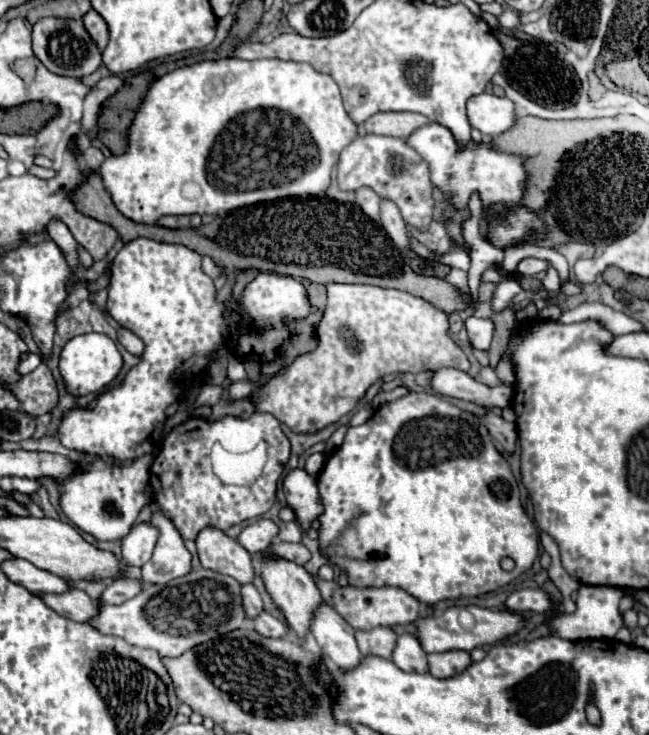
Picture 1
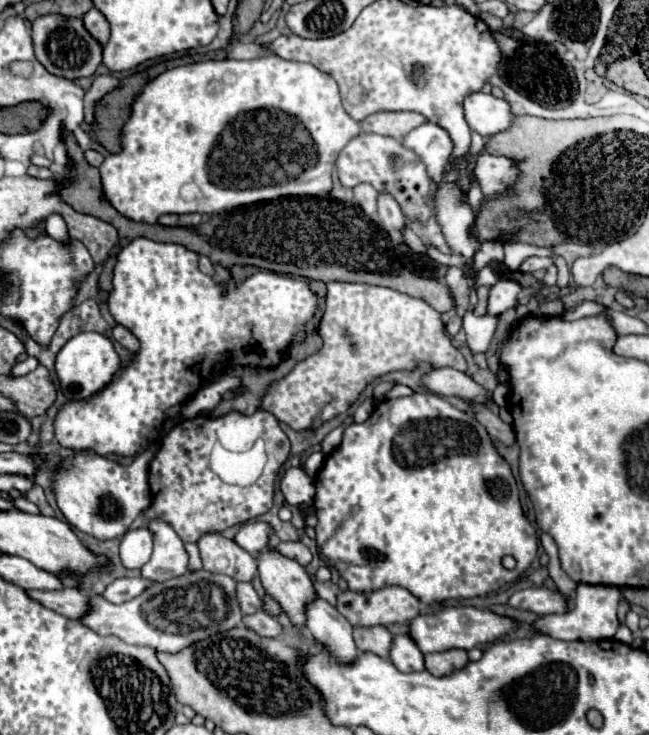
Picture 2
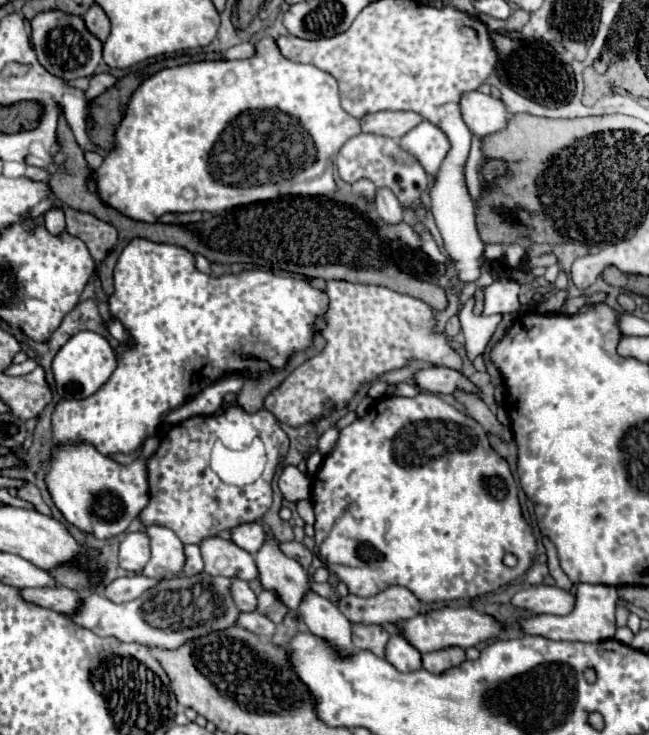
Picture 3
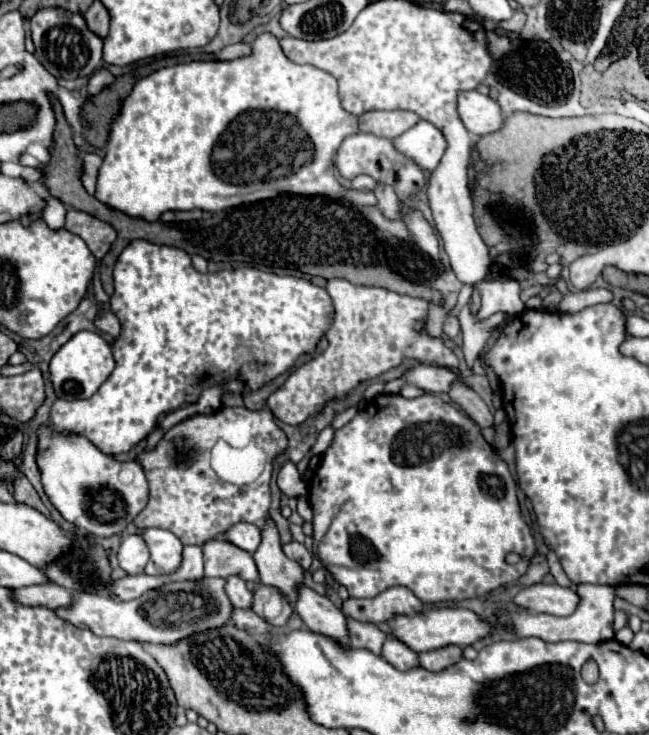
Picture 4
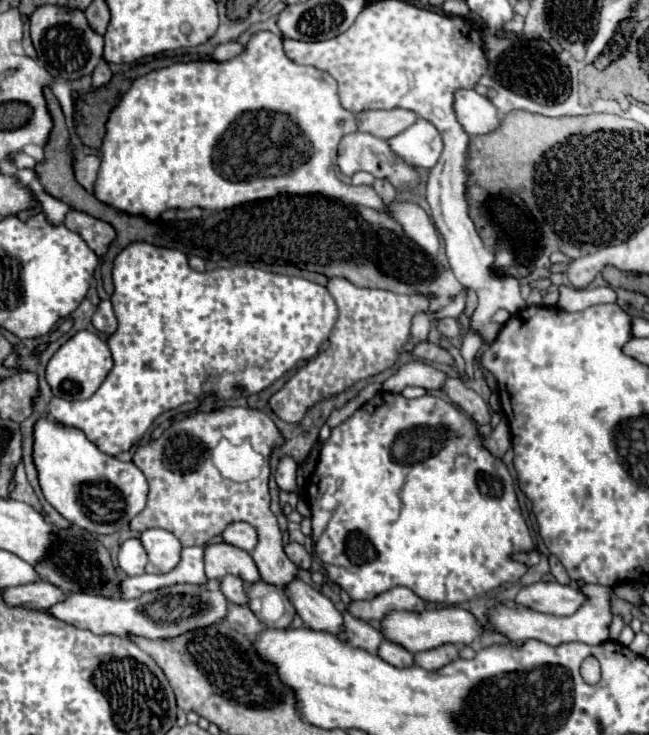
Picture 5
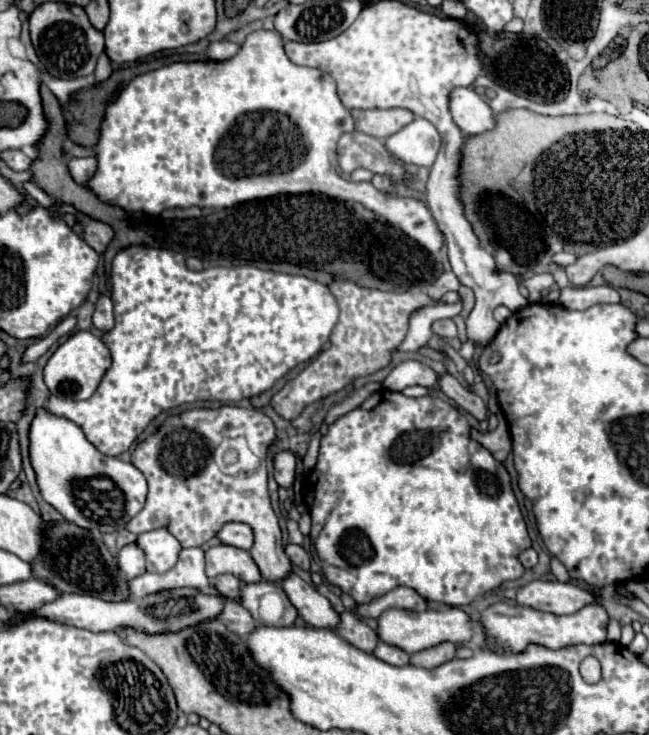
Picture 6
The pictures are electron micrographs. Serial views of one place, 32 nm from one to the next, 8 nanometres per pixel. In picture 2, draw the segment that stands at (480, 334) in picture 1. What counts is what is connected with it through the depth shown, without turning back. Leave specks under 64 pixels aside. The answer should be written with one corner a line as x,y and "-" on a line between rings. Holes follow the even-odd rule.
467,310
466,313
462,324
464,324
464,330
466,330
466,340
468,340
470,350
474,354
486,352
492,336
494,336
494,330
496,330
496,318
492,318
492,316
478,318
478,316
472,314
472,310

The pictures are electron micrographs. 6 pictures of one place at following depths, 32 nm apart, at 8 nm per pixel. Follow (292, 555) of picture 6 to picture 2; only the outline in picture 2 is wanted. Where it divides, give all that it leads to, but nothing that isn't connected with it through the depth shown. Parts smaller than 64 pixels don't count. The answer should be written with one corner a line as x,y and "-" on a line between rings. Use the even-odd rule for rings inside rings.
278,542
278,544
276,544
276,550
278,550
282,556
286,556
286,558
290,558
290,560
296,560
296,562
302,564
302,566
306,566
306,564
312,560
310,550
308,550
302,542

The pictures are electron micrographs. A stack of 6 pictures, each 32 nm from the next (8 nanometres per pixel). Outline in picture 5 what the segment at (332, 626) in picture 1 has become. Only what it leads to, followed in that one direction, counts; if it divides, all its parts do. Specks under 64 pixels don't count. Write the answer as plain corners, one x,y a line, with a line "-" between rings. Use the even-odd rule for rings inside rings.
294,580
288,590
298,616
308,628
320,628
320,632
332,632
334,636
340,636
340,624
344,624
344,616
324,594
316,592
302,580

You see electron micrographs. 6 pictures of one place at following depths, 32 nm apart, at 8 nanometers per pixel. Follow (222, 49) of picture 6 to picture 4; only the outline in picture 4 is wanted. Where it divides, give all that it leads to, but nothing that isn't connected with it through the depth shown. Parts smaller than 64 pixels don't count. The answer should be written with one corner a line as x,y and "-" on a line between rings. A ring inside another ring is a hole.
232,44
232,46
226,46
224,50
218,52
218,60
234,60
234,58
242,58
242,56
248,56
252,52
250,44

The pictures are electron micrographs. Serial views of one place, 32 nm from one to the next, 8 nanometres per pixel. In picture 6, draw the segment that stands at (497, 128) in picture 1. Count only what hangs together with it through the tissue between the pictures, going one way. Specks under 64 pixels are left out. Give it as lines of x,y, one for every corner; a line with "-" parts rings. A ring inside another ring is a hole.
454,88
450,94
450,112
466,136
488,132
496,124
494,110
474,88

